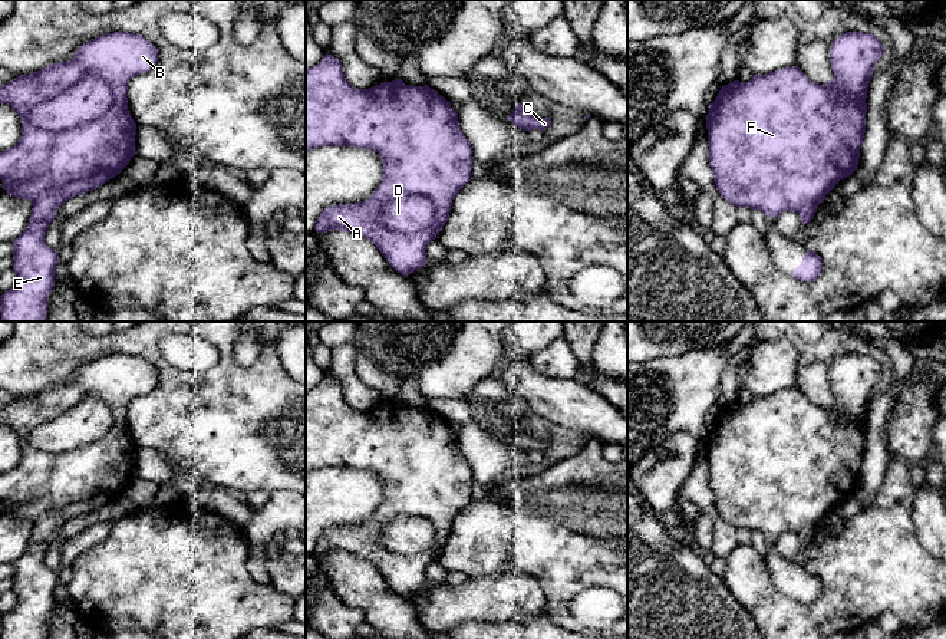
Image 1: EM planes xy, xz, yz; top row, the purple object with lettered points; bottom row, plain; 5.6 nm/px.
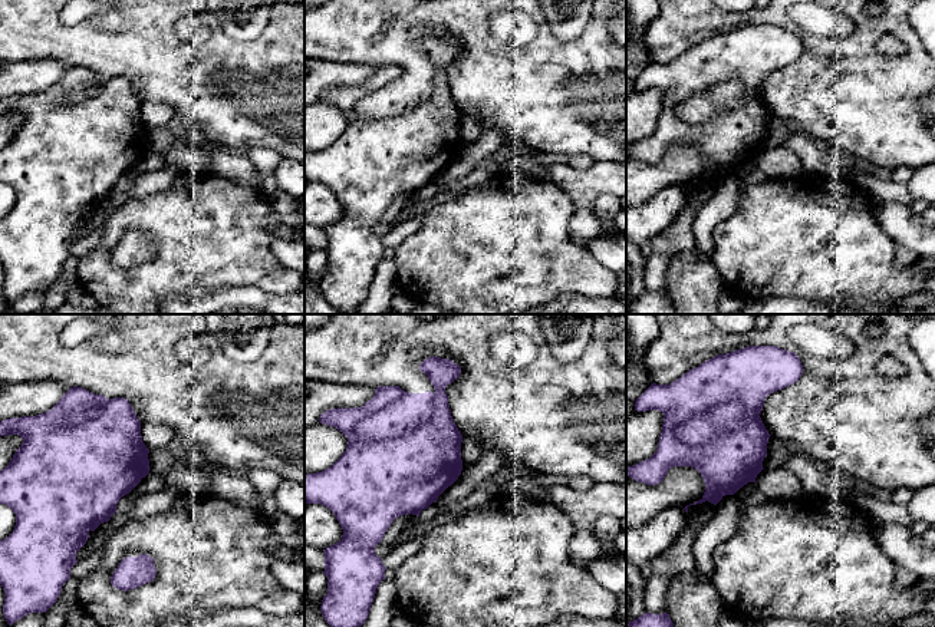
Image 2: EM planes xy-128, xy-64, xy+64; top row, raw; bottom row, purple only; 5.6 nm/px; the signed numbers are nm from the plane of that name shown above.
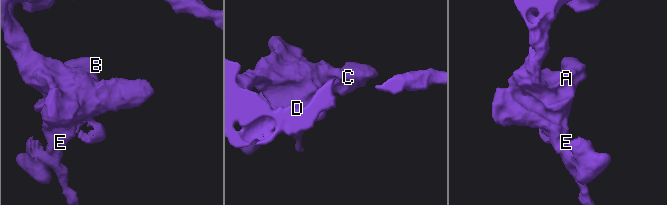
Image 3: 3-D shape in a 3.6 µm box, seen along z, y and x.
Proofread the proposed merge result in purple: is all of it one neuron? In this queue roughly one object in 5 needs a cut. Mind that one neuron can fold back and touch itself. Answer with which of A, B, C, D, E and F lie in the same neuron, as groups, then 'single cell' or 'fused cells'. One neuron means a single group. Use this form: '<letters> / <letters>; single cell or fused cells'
A B C E F / D; fused cells

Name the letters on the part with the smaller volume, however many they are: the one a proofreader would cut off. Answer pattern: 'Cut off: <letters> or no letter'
Cut off: D

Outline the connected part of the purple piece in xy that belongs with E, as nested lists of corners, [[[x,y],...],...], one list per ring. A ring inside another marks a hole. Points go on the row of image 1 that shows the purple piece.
[[[113,32],[83,43],[69,62],[20,75],[0,88],[0,103],[10,105],[22,123],[19,142],[0,152],[0,179],[7,194],[29,200],[33,205],[26,230],[13,241],[16,284],[1,294],[1,322],[46,322],[47,297],[55,286],[59,260],[59,253],[45,241],[46,230],[60,205],[115,178],[135,155],[136,123],[128,111],[128,83],[134,76],[151,70],[156,62],[158,49],[149,40],[134,33]],[[88,73],[100,76],[112,90],[112,103],[103,116],[60,132],[29,122],[29,113],[39,103],[63,93]]]

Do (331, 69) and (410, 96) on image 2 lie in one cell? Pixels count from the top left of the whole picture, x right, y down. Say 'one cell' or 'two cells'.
two cells

